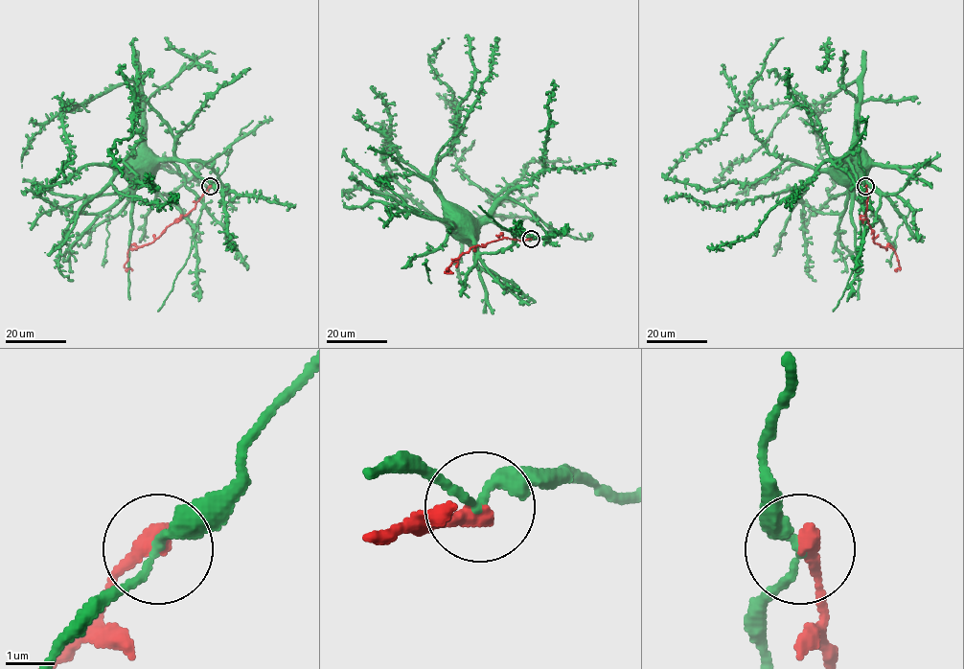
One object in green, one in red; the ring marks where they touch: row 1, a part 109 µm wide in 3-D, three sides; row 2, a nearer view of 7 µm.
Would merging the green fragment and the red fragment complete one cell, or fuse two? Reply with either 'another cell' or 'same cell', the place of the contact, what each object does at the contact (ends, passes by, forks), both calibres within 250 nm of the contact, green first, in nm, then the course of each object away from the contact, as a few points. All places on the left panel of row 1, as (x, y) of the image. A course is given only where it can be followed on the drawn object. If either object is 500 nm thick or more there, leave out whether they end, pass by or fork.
another cell; at (210, 186); green passes by; red ends there; 190 nm thick on the green side, 400 nm on the other; green runs (210, 187), (200, 199), (185, 185), (184, 175), (171, 162), (137, 161), (133, 165); red runs (210, 187), (195, 206), (170, 224), (152, 242), (138, 247), (131, 244), (124, 265), (130, 268), (125, 270)

